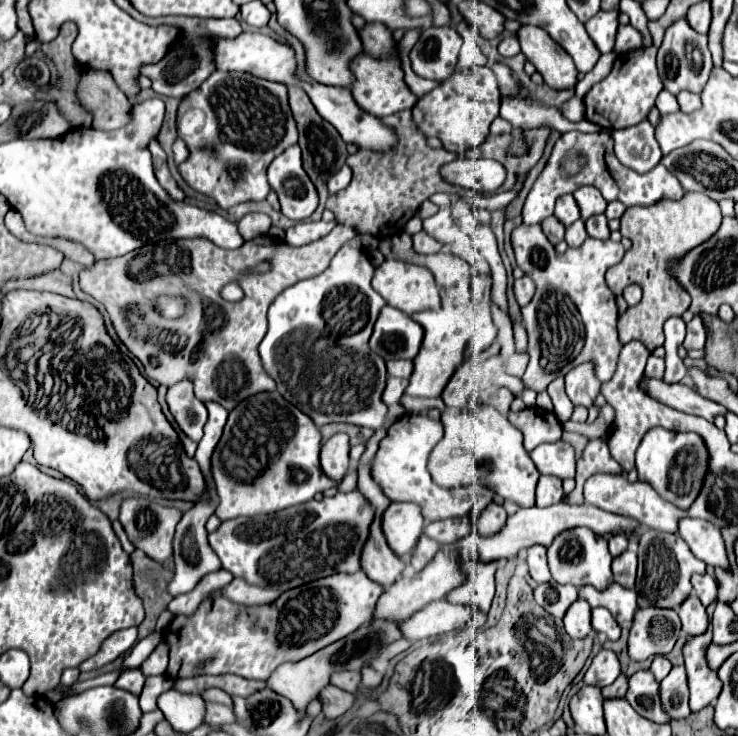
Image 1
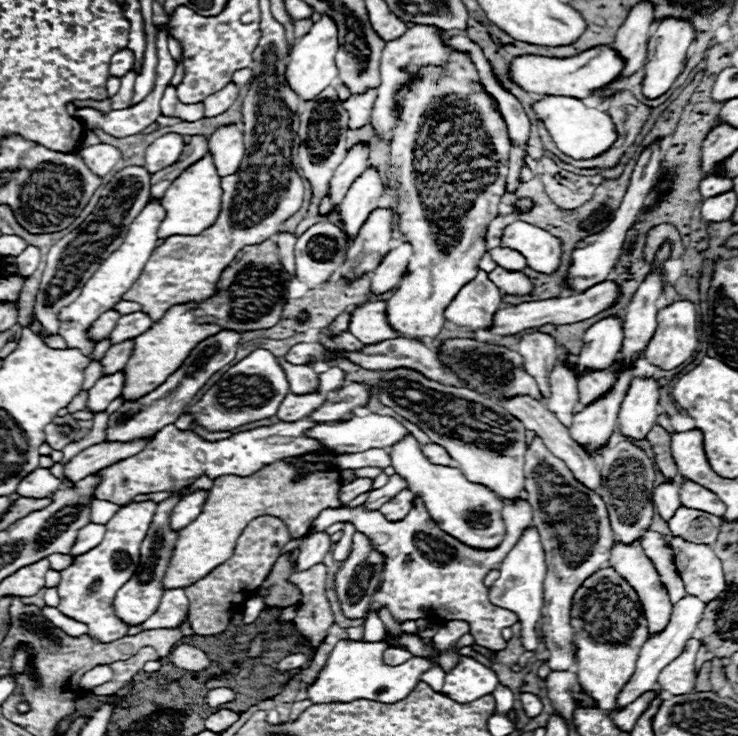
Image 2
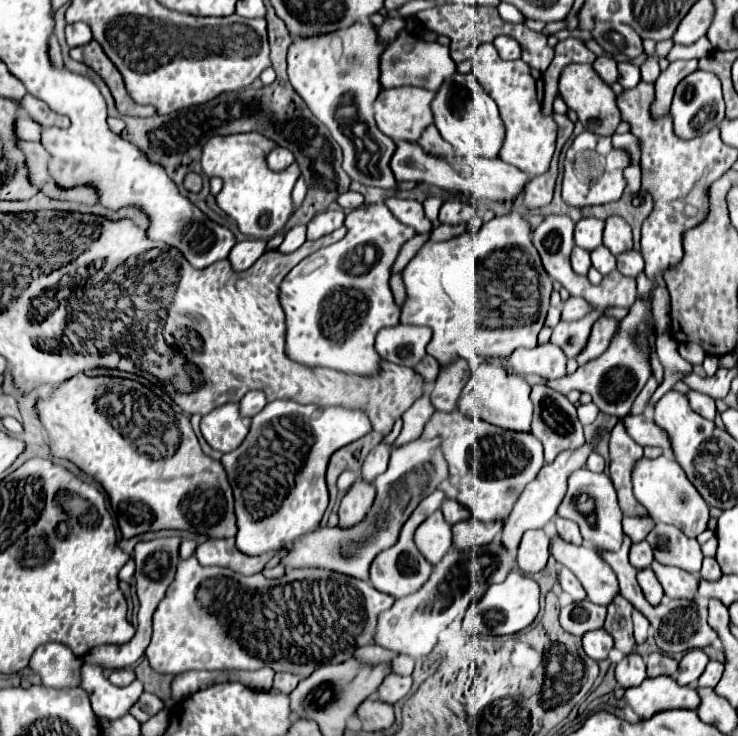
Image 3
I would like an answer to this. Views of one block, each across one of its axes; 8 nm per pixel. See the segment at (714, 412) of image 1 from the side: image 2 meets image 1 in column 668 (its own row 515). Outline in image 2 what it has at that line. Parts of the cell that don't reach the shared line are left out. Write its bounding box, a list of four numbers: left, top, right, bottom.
[380,489,414,522]

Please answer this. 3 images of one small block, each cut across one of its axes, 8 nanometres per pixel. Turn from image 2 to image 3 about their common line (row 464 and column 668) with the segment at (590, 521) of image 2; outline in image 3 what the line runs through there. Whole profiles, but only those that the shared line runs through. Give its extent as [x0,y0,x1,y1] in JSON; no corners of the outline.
[646,524,702,572]

